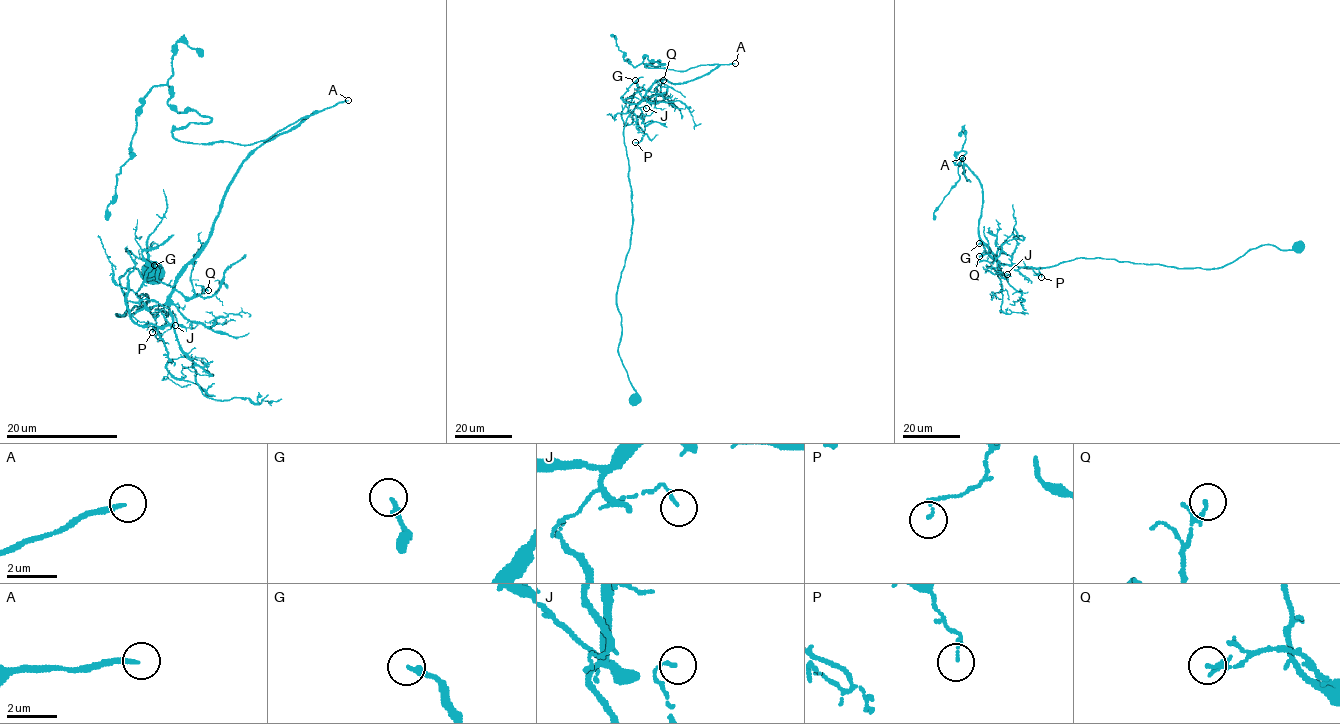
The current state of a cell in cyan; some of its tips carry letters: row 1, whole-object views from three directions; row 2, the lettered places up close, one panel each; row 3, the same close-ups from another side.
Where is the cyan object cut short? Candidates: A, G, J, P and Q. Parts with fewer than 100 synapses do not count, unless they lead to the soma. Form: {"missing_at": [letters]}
{"missing_at": ["A"]}

